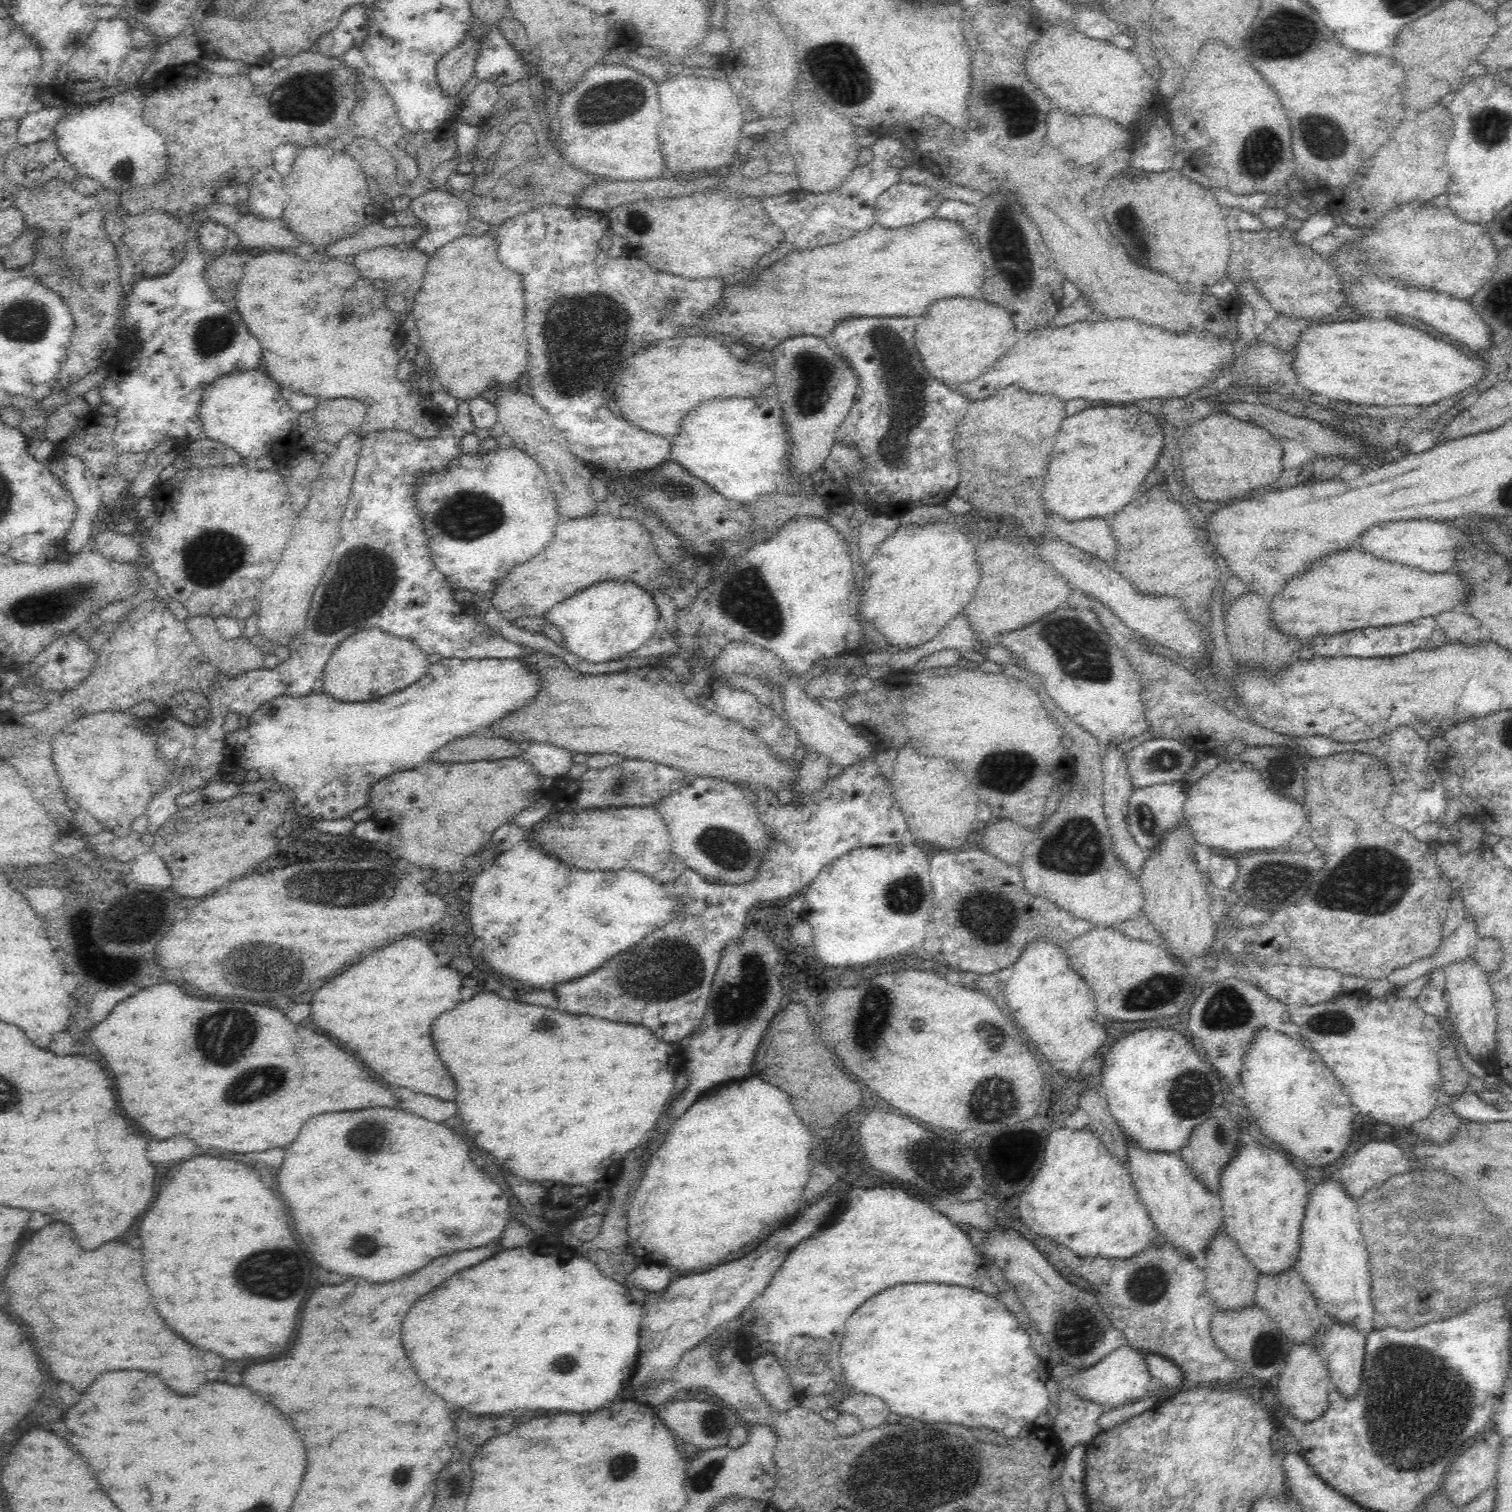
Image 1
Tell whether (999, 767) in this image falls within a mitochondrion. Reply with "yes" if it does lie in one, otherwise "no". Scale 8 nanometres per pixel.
yes

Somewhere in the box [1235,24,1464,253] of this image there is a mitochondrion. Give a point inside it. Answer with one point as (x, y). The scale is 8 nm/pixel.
(1261, 151)

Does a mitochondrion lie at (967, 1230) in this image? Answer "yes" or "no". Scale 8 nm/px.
no

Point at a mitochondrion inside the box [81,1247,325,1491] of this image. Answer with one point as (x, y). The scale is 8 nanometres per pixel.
(258, 1274)

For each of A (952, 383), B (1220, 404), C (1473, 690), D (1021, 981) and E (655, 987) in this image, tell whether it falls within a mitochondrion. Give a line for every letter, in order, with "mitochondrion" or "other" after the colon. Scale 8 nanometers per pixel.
A: other
B: other
C: other
D: other
E: mitochondrion

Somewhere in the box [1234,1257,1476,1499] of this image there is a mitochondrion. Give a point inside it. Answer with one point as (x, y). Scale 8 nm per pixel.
(1402, 1445)

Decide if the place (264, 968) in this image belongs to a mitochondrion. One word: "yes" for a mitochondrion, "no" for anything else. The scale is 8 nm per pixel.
yes

